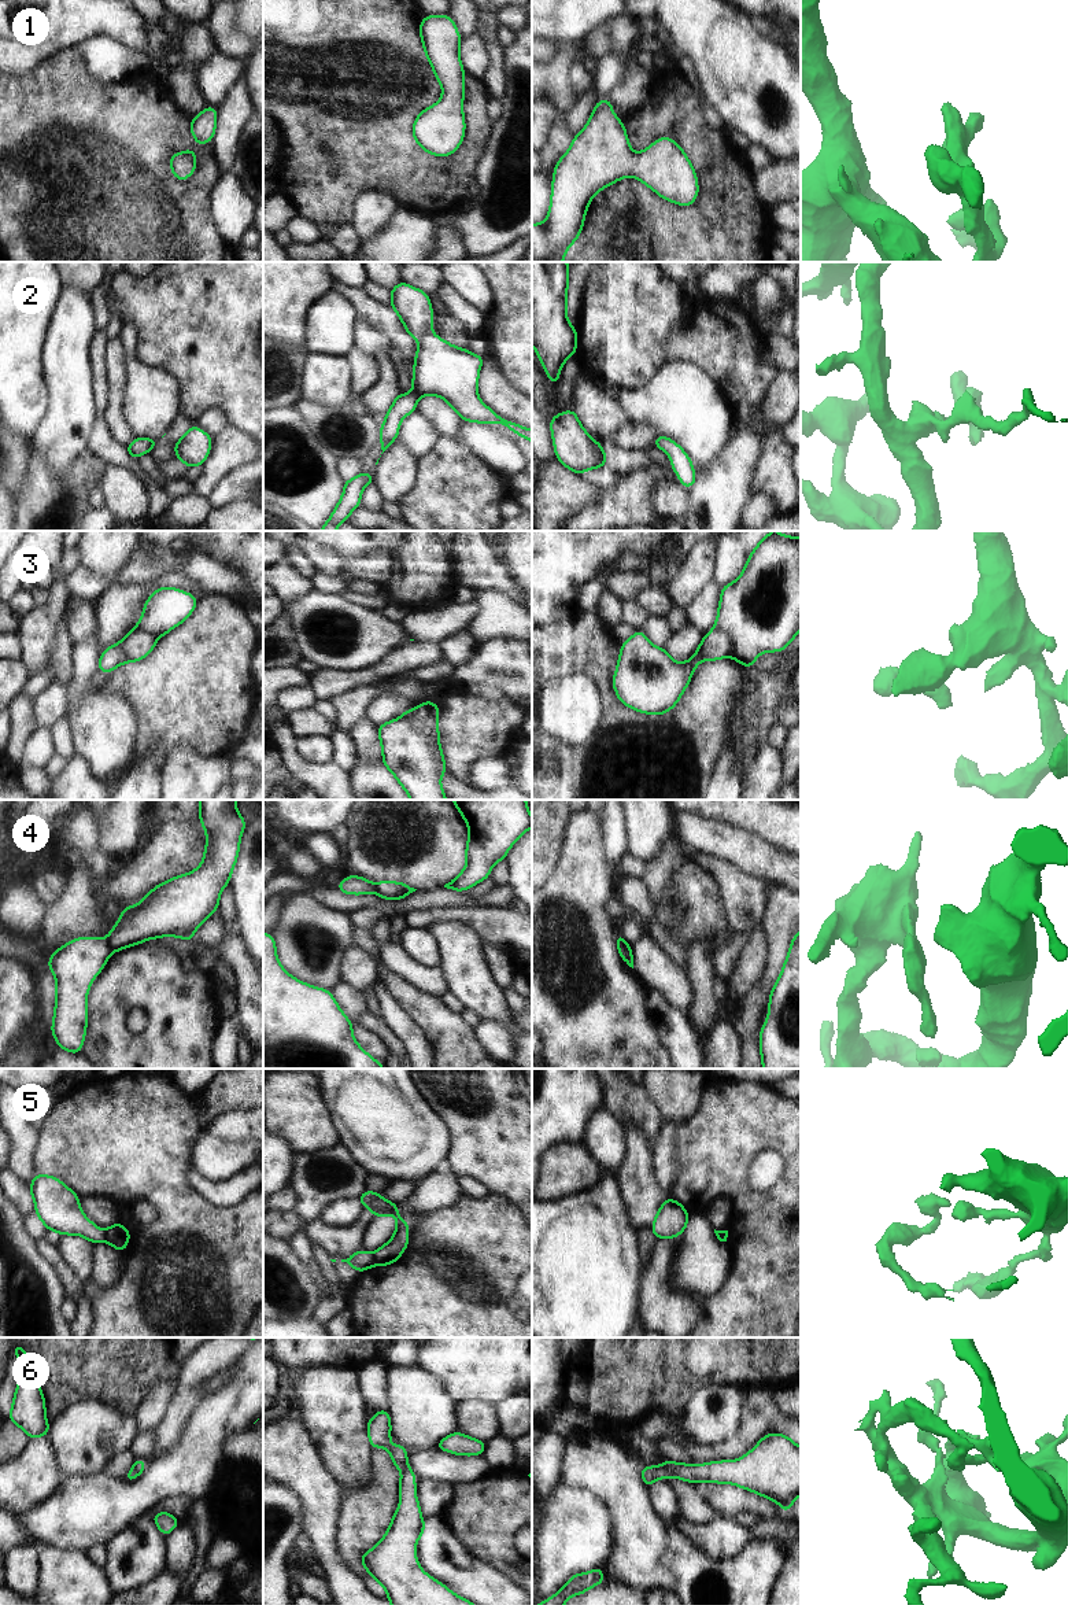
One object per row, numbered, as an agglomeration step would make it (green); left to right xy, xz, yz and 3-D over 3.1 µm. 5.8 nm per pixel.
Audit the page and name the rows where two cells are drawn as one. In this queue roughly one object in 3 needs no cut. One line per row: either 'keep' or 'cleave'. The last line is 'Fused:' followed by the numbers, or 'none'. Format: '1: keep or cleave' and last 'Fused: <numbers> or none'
1: keep
2: keep
3: cleave
4: cleave
5: cleave
6: cleave
Fused: 3, 4, 5, 6

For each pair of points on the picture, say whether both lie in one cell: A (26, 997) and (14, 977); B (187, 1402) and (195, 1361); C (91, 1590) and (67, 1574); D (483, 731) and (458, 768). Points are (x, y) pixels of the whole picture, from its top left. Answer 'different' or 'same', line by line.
A: same
B: same
C: same
D: same

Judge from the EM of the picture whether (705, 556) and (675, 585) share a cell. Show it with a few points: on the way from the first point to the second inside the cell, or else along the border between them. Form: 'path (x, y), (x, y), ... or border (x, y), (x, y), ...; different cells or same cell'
path (698, 563), (682, 579); same cell

